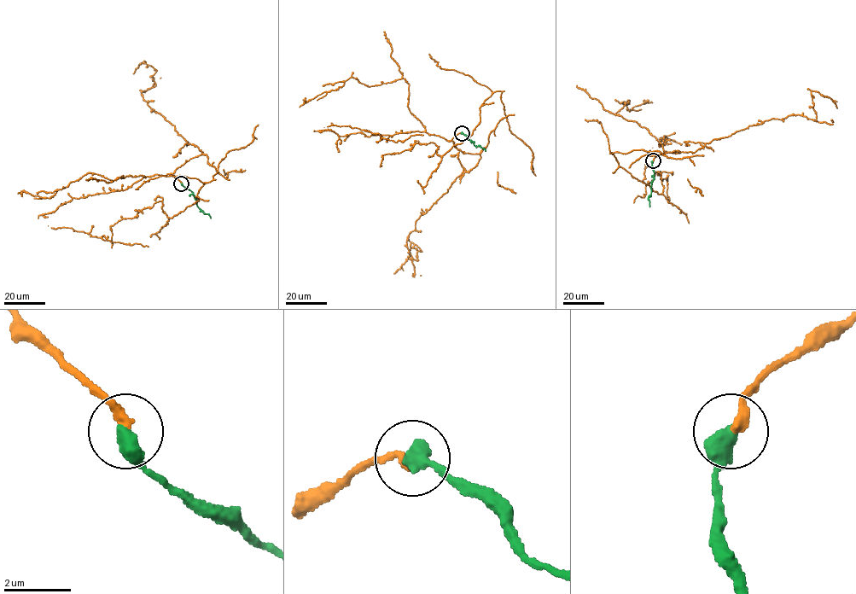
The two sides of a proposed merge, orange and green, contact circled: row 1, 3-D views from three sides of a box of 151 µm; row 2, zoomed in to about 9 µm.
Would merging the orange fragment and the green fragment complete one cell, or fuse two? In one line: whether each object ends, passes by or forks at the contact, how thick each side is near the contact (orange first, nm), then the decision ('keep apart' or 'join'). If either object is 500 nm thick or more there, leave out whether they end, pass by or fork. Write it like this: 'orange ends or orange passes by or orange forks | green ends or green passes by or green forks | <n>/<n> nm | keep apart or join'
300/550 nm | join

